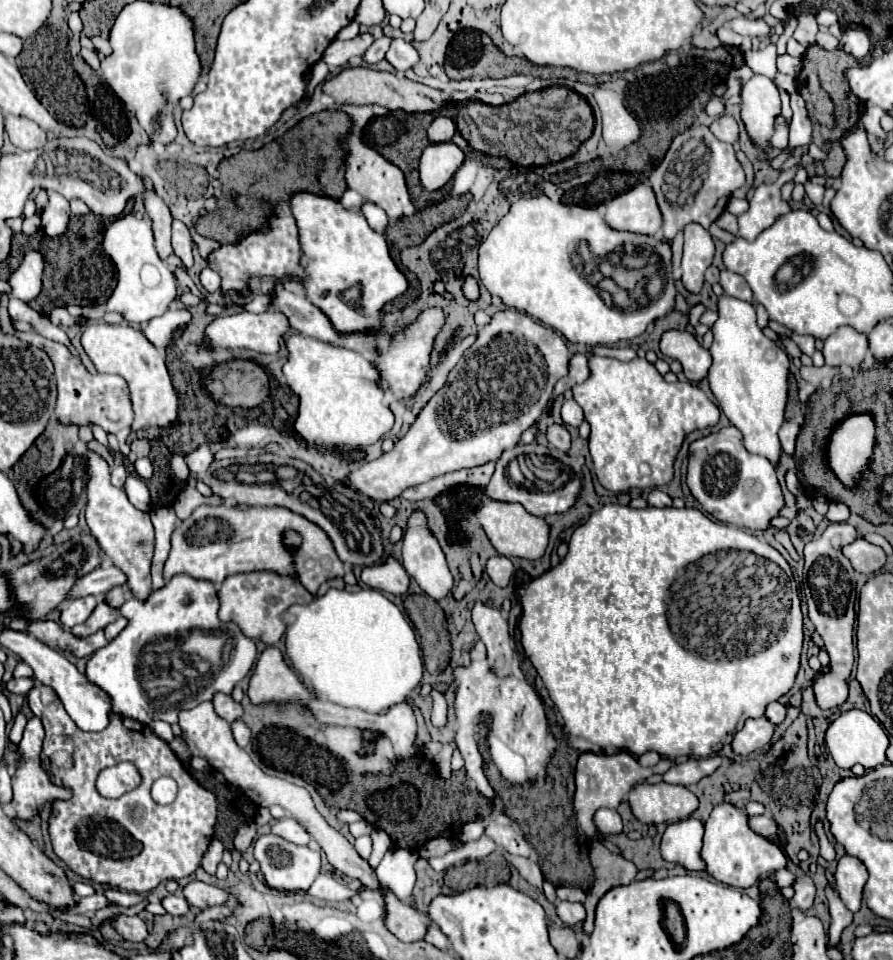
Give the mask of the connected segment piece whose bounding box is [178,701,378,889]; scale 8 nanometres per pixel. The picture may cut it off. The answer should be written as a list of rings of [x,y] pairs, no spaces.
[[[204,701],[200,705],[196,705],[194,709],[188,709],[188,711],[180,711],[180,729],[182,729],[182,737],[186,739],[186,743],[190,745],[192,753],[196,757],[204,757],[206,761],[210,761],[210,765],[214,769],[218,769],[228,783],[234,783],[236,787],[240,789],[252,789],[254,793],[258,793],[260,797],[260,803],[262,807],[270,807],[270,805],[280,805],[292,819],[296,819],[304,829],[306,833],[310,833],[310,837],[314,841],[318,841],[318,845],[322,847],[322,851],[326,853],[330,865],[350,877],[350,879],[360,879],[362,885],[366,885],[368,889],[378,889],[378,879],[376,879],[376,873],[372,871],[372,867],[360,859],[360,855],[356,853],[356,849],[348,843],[348,839],[344,835],[340,835],[334,827],[330,827],[324,817],[320,815],[320,811],[316,809],[310,793],[304,789],[304,787],[298,787],[298,785],[292,785],[292,783],[286,783],[284,779],[278,779],[278,777],[272,777],[272,775],[266,775],[252,759],[250,755],[236,745],[234,737],[232,737],[232,731],[230,731],[230,723],[226,723],[212,707],[210,701]]]

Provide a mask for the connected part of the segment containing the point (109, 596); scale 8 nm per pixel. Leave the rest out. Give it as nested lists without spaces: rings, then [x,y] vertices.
[[[112,587],[112,589],[110,589],[110,591],[106,591],[106,593],[104,593],[104,597],[102,597],[102,601],[104,601],[104,603],[108,603],[110,607],[114,607],[116,611],[122,607],[124,599],[126,599],[126,595],[124,595],[124,589],[122,589],[122,587]]]

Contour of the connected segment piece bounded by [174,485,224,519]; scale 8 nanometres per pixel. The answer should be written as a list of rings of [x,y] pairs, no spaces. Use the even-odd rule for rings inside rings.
[[[186,485],[174,503],[174,511],[176,511],[178,519],[186,519],[198,505],[224,505],[224,499],[218,499],[218,495],[204,497],[196,491],[196,487]]]

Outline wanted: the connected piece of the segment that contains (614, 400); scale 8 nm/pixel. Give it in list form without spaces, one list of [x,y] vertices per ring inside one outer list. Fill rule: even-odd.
[[[594,355],[594,371],[586,383],[578,383],[572,387],[574,399],[584,411],[585,420],[590,423],[591,432],[588,438],[589,452],[592,457],[594,473],[600,485],[612,493],[622,493],[632,487],[660,487],[666,485],[674,475],[674,459],[676,453],[694,429],[706,429],[718,423],[720,411],[718,407],[704,395],[704,391],[696,385],[676,381],[666,383],[658,373],[654,363],[634,357],[632,361],[618,361],[612,357],[596,357]],[[646,463],[650,473],[644,475],[640,465]]]

